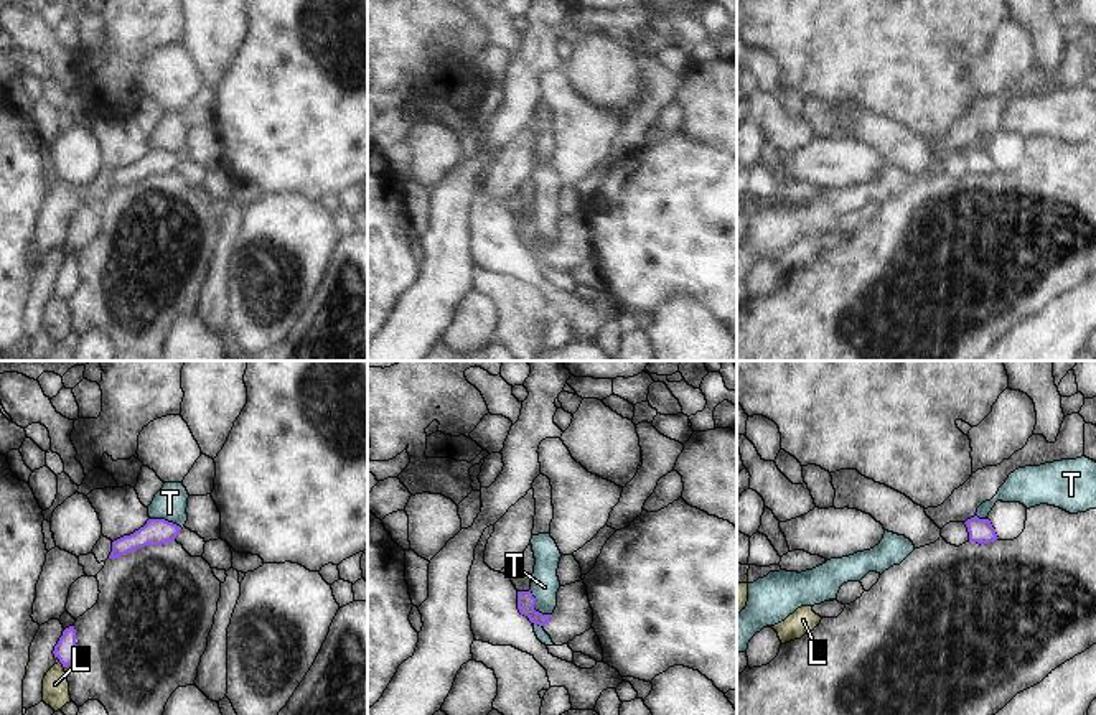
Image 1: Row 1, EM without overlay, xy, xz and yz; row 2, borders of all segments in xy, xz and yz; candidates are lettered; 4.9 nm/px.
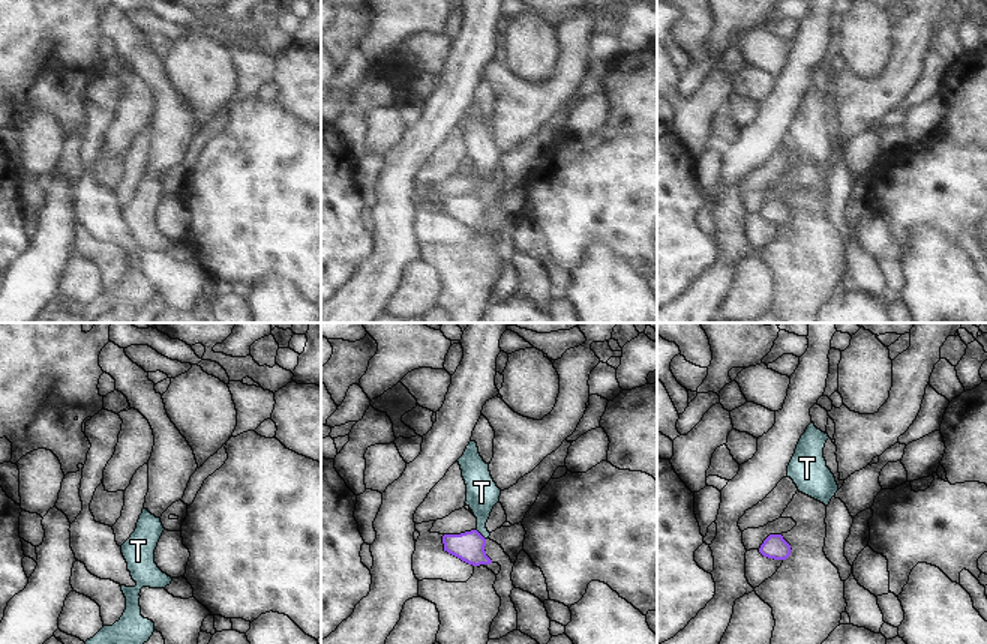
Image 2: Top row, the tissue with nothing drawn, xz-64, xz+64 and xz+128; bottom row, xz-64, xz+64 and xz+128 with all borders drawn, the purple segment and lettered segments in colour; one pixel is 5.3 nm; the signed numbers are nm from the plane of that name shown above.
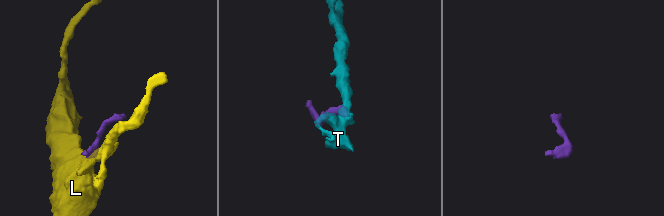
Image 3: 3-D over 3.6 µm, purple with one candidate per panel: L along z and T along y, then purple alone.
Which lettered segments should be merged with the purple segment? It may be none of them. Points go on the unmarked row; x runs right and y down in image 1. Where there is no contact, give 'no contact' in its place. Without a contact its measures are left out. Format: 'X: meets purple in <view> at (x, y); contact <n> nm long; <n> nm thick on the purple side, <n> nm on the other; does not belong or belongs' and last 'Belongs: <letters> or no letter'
L: meets purple in xy at (61, 294); contact 40 nm long; 110 nm thick on the purple side, 130 nm on the other; does not belong
T: meets purple in xz at (533, 239); contact 170 nm long; 90 nm thick on the purple side, 140 nm on the other; does not belong
Belongs: no letter

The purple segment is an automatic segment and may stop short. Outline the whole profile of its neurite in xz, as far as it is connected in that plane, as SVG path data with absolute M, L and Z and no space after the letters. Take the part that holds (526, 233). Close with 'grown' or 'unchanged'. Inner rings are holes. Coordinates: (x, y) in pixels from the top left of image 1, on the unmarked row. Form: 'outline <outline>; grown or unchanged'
outline M583 211L559 219L552 245L536 242L534 236L536 229L531 221L518 222L519 244L527 247L531 254L542 257L555 277L567 275L592 259L593 241Z; grown

